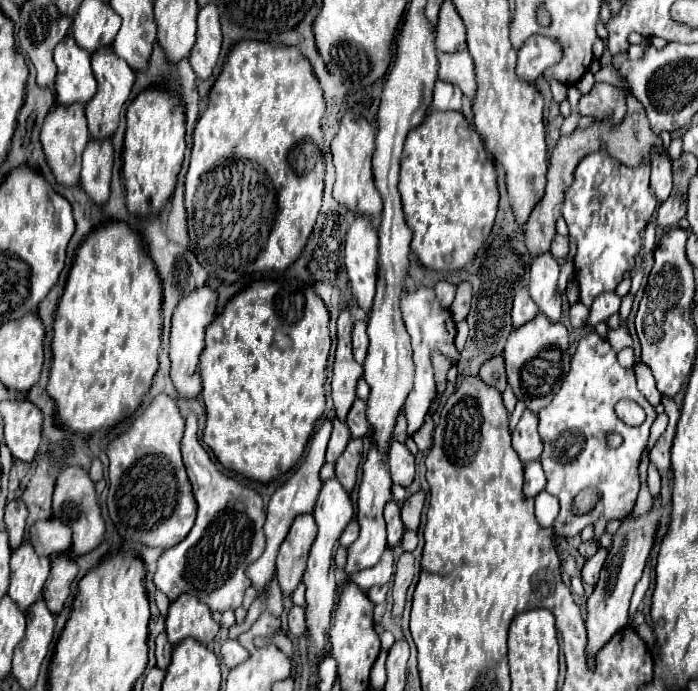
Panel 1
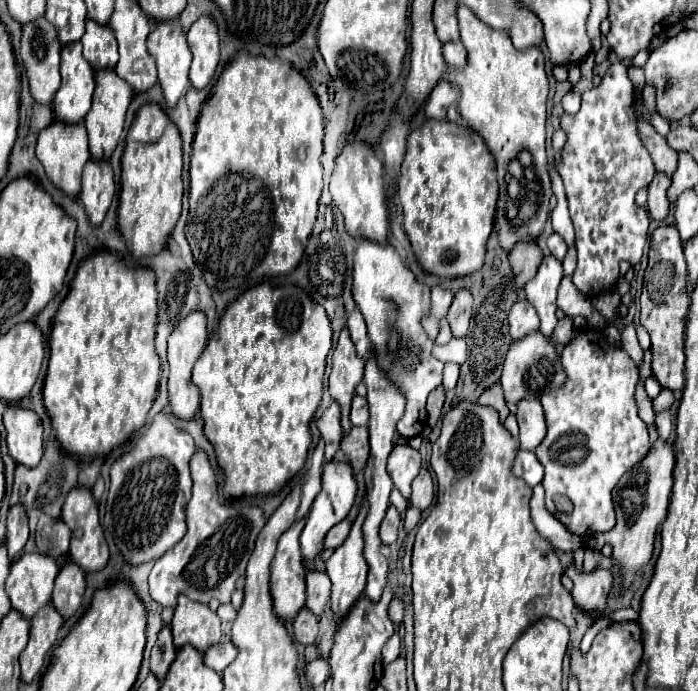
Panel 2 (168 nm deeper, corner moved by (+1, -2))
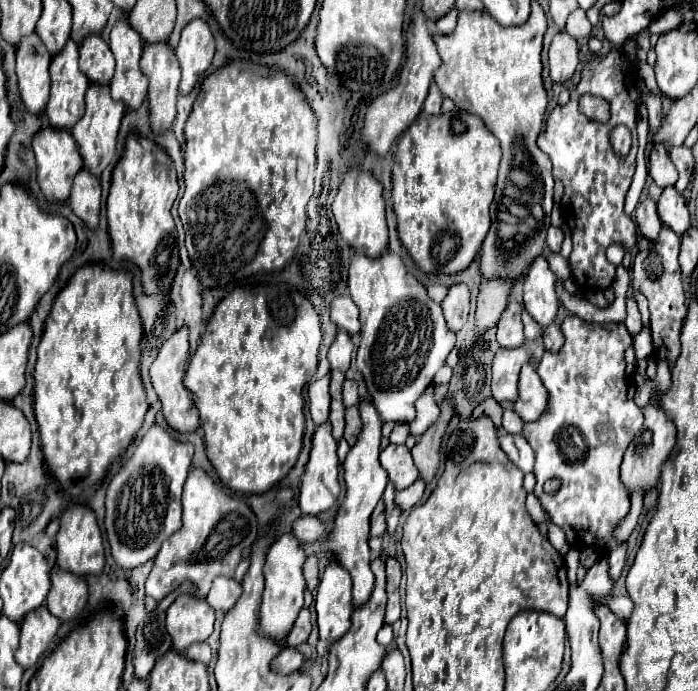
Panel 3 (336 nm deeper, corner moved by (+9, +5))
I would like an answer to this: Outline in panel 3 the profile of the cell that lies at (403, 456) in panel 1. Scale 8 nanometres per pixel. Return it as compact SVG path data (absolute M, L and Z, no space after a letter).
M389 443L381 451L381 465L389 473L389 481L395 483L397 491L407 489L419 477L417 469L413 467L411 449L407 445L393 445L393 443Z

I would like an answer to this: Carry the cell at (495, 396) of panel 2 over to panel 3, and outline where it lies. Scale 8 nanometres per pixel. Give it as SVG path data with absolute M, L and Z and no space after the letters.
M489 397L489 399L481 401L481 403L473 409L473 415L471 415L471 417L479 417L479 415L487 415L487 417L491 417L493 423L499 427L499 425L501 425L503 409L501 409L501 405L499 405L493 397Z

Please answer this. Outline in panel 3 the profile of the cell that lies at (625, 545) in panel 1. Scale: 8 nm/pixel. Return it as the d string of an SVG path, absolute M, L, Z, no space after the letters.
M649 403L643 409L643 415L645 415L645 423L643 423L641 431L637 433L637 437L627 447L627 451L623 455L623 463L621 463L621 483L629 495L635 493L635 489L641 489L643 493L647 493L649 489L659 485L659 475L661 475L663 463L665 463L665 459L669 459L669 453L675 443L675 425L665 417L663 409L657 409Z

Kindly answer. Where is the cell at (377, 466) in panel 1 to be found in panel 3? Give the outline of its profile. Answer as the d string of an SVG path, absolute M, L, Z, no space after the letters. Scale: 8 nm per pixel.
M335 557L329 559L315 597L319 635L327 641L341 639L351 627L351 575L339 565Z

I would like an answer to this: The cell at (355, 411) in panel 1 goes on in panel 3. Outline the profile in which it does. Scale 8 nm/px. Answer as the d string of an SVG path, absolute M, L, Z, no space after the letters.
M345 381L343 385L343 403L345 407L353 407L359 403L359 393L357 393L357 383L355 381Z

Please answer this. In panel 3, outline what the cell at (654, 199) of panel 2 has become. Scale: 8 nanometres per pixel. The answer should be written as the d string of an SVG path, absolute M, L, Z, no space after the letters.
M653 199L639 201L639 205L635 209L635 221L647 239L651 239L651 241L657 239L659 229L661 229L661 219L657 213L657 203Z

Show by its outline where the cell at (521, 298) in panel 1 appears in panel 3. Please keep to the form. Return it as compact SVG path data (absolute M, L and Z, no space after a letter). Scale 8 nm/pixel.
M511 301L507 309L503 311L499 323L497 323L497 341L501 347L519 347L525 343L523 337L523 323L521 323L523 305L519 301Z

